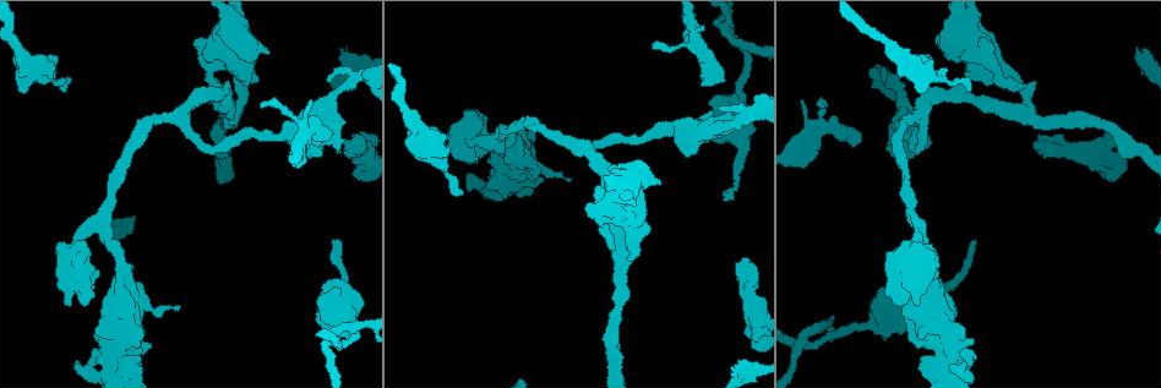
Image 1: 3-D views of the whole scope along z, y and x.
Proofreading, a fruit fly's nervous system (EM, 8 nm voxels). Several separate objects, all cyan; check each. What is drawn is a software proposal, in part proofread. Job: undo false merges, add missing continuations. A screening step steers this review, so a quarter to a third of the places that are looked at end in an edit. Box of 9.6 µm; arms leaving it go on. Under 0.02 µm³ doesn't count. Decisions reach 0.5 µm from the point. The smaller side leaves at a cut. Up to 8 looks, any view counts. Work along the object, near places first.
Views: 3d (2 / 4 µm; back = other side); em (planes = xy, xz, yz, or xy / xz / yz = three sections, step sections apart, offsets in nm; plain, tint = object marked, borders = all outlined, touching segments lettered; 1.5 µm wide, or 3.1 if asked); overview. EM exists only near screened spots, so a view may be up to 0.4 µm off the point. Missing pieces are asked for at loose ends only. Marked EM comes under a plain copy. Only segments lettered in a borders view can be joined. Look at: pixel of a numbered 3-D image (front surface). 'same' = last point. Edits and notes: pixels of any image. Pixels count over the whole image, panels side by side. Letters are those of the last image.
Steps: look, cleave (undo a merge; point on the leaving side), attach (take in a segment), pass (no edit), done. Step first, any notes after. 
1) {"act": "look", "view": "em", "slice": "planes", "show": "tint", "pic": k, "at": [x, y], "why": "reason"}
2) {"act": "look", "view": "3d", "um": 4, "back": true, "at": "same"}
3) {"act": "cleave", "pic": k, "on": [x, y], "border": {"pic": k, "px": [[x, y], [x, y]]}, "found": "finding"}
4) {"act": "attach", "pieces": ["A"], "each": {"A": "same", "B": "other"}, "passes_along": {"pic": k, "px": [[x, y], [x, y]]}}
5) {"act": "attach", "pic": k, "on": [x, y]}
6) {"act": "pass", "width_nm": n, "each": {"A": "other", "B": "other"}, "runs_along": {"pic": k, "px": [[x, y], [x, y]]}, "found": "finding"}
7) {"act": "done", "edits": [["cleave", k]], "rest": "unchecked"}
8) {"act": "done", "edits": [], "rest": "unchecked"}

{"act": "look", "view": "3d", "um": 2, "pic": 1, "at": [1135, 50], "why": "free end"}

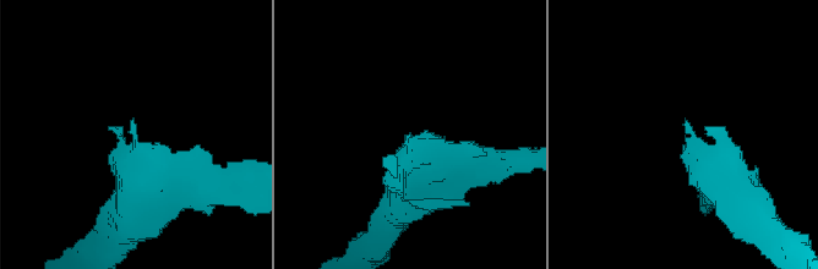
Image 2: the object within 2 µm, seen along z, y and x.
{"act": "look", "view": "em", "slice": "xz", "step": 8, "show": "tint", "pic": 2, "at": [132, 123]}

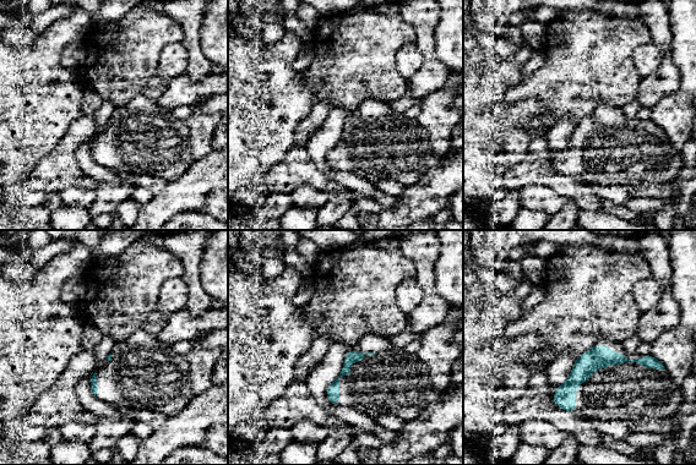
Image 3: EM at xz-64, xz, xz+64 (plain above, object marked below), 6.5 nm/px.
{"act": "look", "view": "em", "slice": "planes", "show": "borders", "at": "same"}

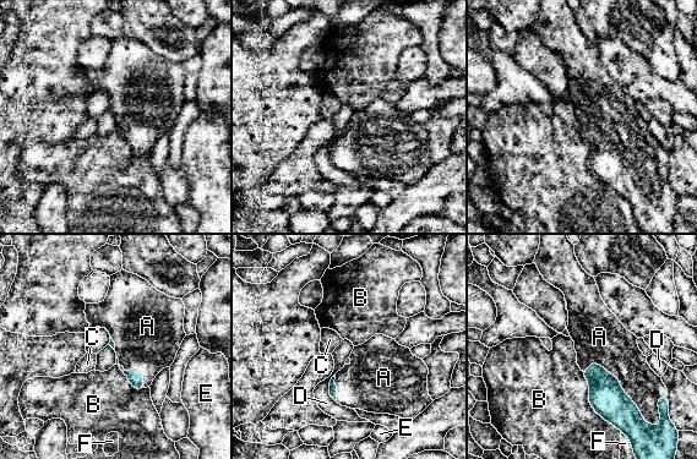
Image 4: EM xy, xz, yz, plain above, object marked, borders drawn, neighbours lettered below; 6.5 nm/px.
{"act": "attach", "pieces": ["A"], "each": {"A": "same", "B": "other", "C": "other", "D": "other", "E": "other", "F": "other"}, "passes_along": {"pic": 4, "px": [[606, 398], [614, 376], [604, 339]]}, "found": "it goes on there"}

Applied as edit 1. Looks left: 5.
{"act": "look", "view": "em", "slice": "planes", "show": "borders", "pic": 1, "at": [263, 106], "why": "branch stops here"}

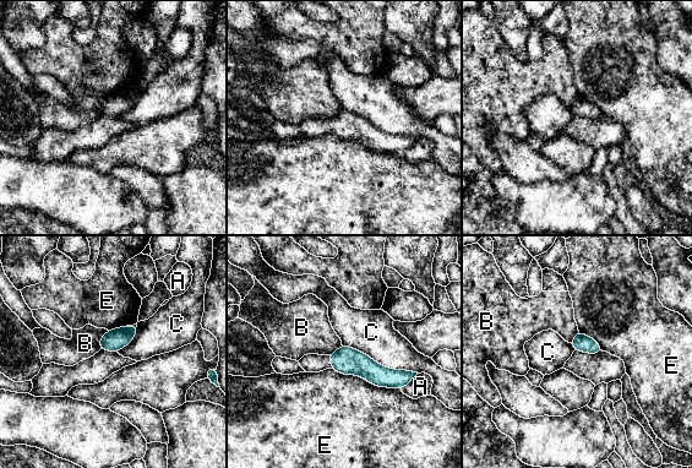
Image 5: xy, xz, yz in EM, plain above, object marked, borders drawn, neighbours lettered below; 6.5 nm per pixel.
{"act": "pass", "each": {"A": "other", "B": "other", "C": "other", "E": "other"}, "border": {"pic": 5, "px": [[342, 344], [386, 368], [418, 373]]}, "found": "none of them fits"}

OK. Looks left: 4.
{"act": "look", "view": "em", "slice": "xy", "step": 4, "show": "tint", "pic": 1, "at": [333, 241], "why": "tapers out"}

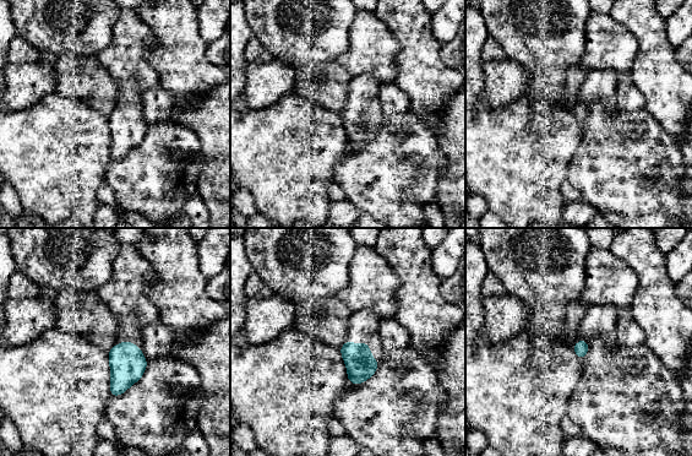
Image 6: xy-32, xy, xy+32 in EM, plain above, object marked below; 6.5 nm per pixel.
{"act": "look", "view": "em", "slice": "xy", "step": 4, "show": "borders", "at": "same"}

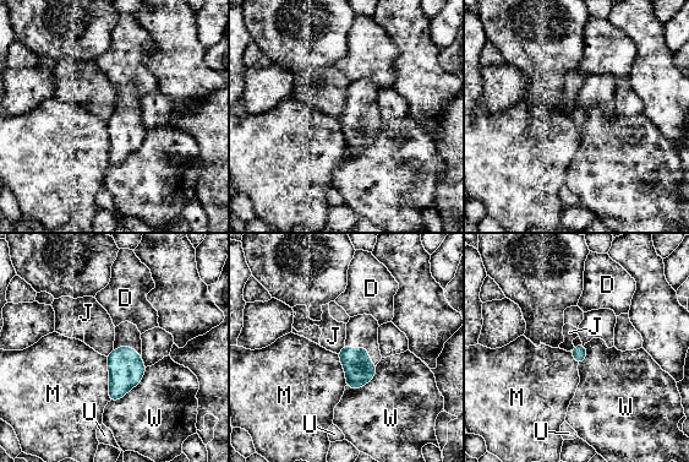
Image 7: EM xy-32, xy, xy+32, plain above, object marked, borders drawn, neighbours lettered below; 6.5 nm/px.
{"act": "pass", "each": {"D": "other", "J": "other", "M": "other", "U": "other", "W": "other"}, "border": {"pic": 7, "px": [[344, 343], [337, 353]]}, "found": "no lettered segment goes on from it"}

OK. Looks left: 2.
{"act": "done", "edits": [["attach", 4]], "rest": "unchecked"}

